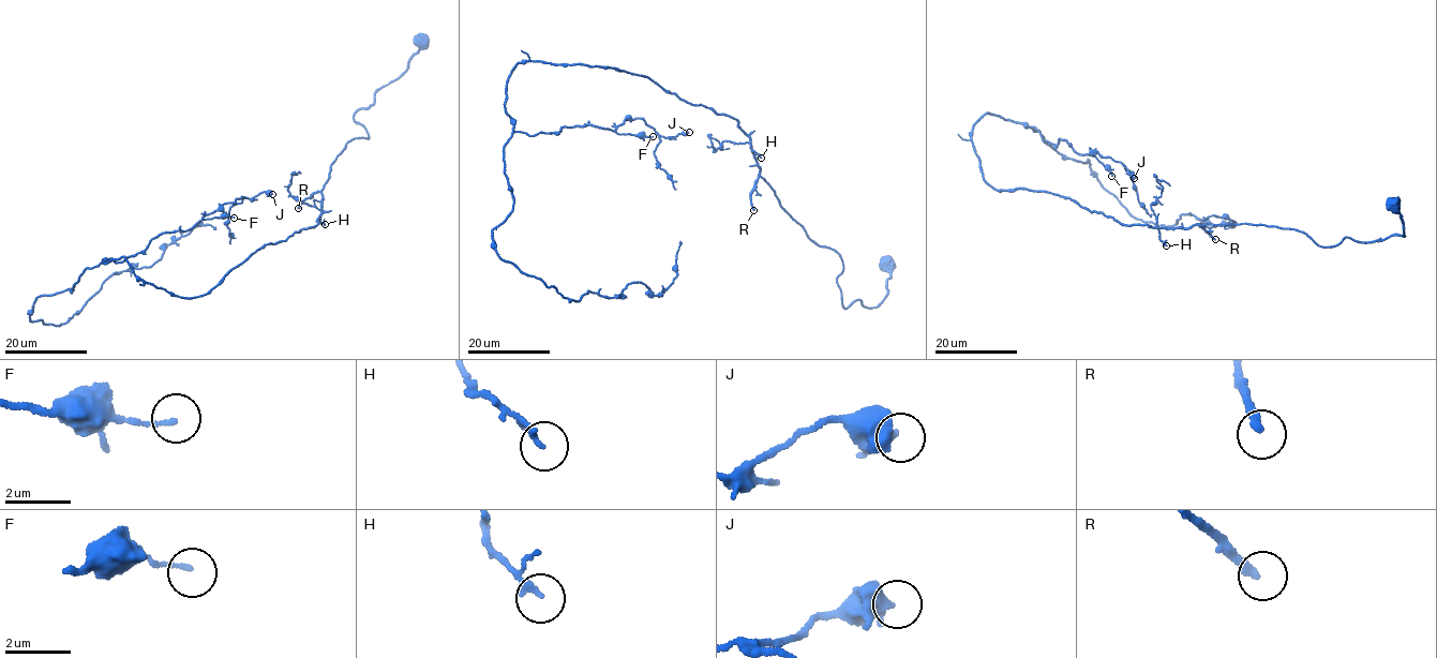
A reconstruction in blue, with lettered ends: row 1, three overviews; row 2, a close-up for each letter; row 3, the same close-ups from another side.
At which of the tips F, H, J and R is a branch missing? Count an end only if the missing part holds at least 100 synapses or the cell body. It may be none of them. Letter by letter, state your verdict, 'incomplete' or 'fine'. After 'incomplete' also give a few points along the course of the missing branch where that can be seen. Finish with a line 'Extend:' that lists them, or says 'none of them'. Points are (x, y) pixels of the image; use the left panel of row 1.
F: fine
H: fine
J: fine
R: incomplete; missing branch runs (298, 208), (282, 222), (328, 253), (323, 242), (308, 248), (273, 283), (273, 298), (311, 319)
Extend: R

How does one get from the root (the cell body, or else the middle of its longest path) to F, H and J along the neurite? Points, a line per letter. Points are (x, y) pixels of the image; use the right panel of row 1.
F: (1392, 203), (1404, 236), (1327, 247), (1258, 224), (1127, 225), (992, 188), (971, 135), (999, 115), (1111, 176)
H: (1392, 203), (1404, 236), (1364, 242), (1347, 237), (1321, 247), (1291, 228), (1207, 223), (1158, 228), (1166, 245)
J: (1392, 203), (1404, 236), (1327, 247), (1258, 224), (1127, 225), (992, 188), (971, 135), (999, 115), (1134, 178)

